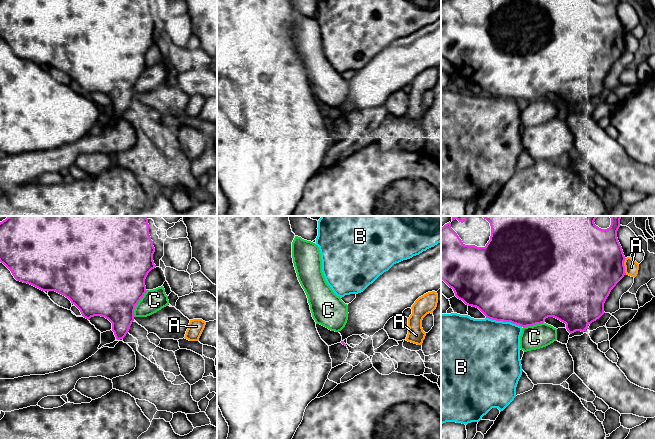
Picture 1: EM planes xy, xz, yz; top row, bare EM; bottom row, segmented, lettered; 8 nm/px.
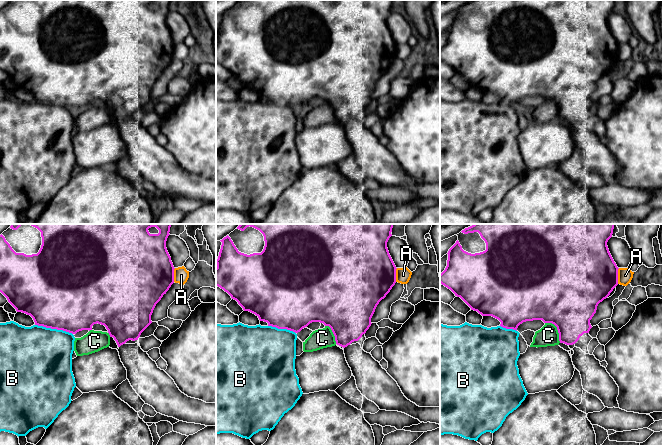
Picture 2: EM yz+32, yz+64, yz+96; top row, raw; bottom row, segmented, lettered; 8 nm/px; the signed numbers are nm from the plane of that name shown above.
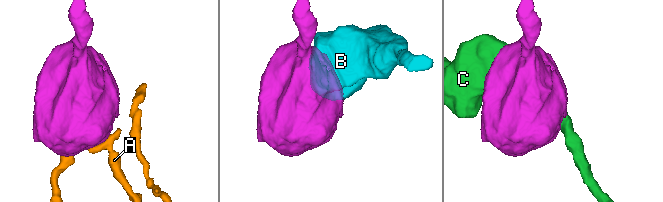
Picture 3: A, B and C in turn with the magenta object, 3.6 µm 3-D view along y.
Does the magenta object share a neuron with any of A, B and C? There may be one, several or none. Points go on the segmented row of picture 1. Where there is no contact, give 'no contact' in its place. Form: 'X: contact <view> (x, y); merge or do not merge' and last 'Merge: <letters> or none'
A: contact yz (624, 266); do not merge
B: contact yz (504, 321); do not merge
C: contact xy (137, 303); do not merge
Merge: none

